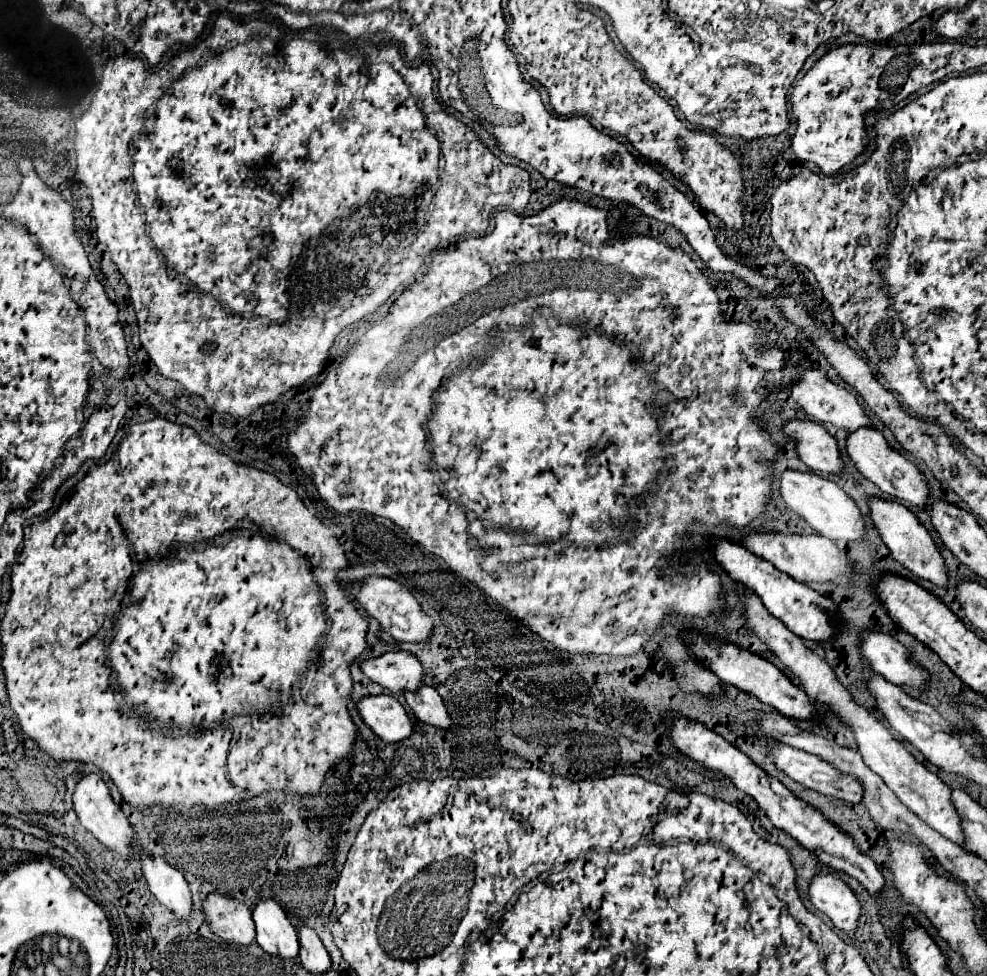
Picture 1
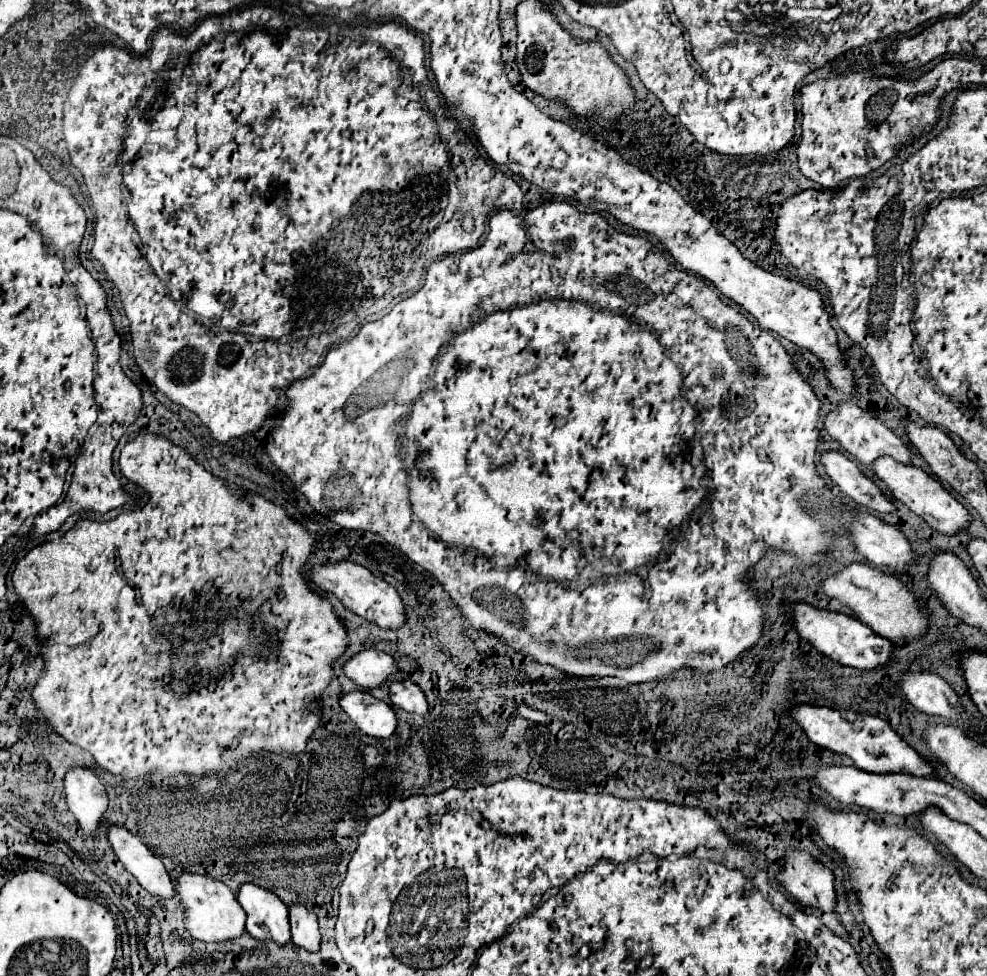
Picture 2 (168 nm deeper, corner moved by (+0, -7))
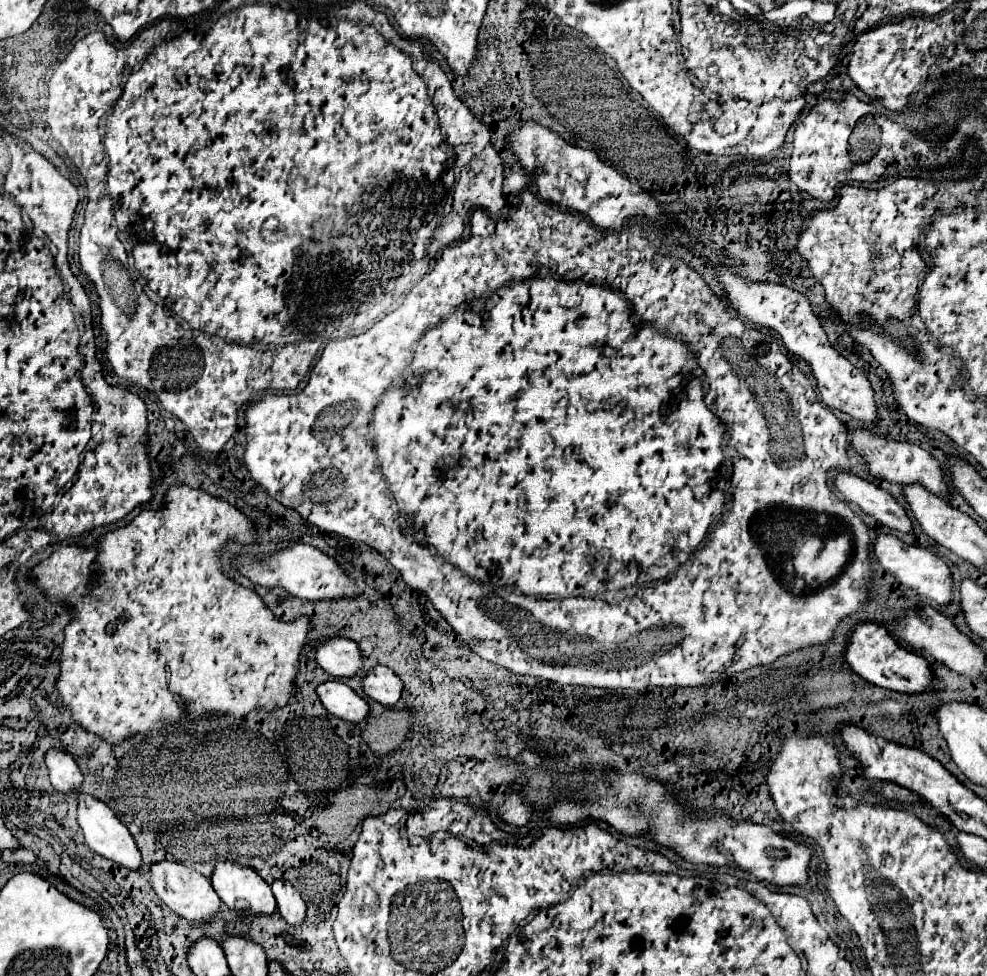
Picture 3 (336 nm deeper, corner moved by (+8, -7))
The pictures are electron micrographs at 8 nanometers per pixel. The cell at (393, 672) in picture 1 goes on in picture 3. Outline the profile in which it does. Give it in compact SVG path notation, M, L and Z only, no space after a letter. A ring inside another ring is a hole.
M333 638L321 644L315 660L333 678L353 678L363 668L363 652L349 638Z

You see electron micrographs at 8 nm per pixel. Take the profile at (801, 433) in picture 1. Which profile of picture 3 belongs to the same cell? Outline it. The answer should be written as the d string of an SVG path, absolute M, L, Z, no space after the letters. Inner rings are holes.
M845 470L837 472L833 486L847 502L857 504L865 514L873 516L883 526L889 526L899 532L911 532L911 520L887 490L881 490L871 482L861 480L859 476L849 474Z

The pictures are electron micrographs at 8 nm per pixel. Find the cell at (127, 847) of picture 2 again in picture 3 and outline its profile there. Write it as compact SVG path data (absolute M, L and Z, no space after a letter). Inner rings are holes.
M81 794L79 796L79 814L77 814L77 818L79 818L79 826L85 834L85 842L89 844L89 848L93 852L97 852L97 854L105 856L107 860L113 860L115 864L125 866L133 872L143 872L143 858L141 858L141 852L135 844L135 840L131 838L129 830L119 822L115 812L107 804L95 800L93 796Z

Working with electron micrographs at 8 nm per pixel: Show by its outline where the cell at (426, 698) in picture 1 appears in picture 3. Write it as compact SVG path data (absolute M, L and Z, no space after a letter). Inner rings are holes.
M375 666L363 680L363 690L369 698L381 702L383 706L395 706L403 694L401 678L387 666Z

